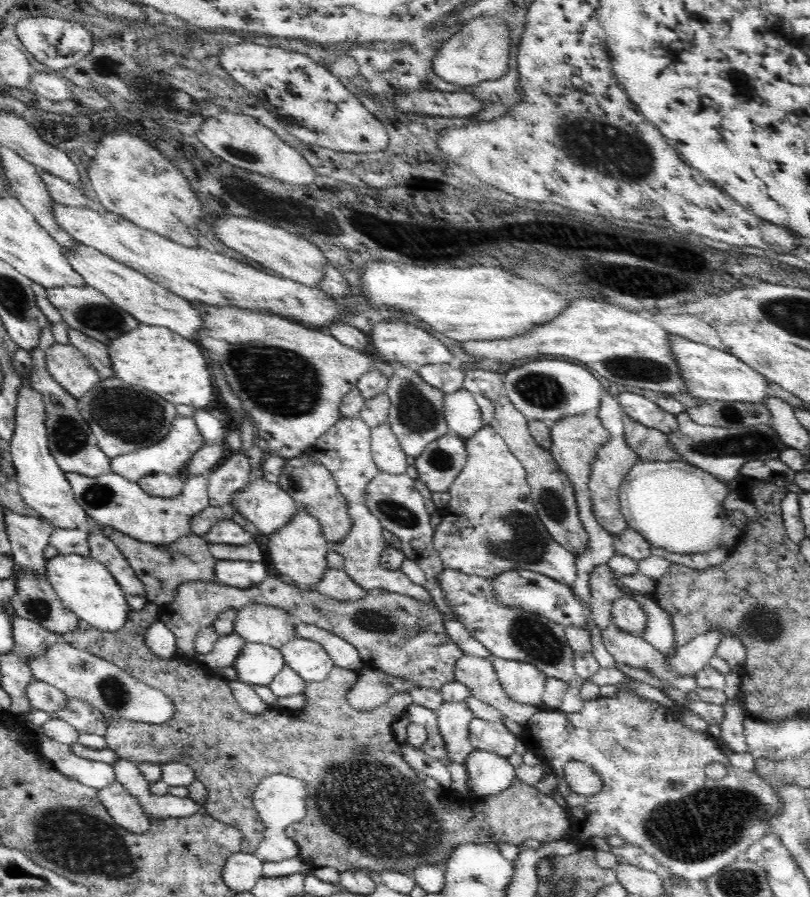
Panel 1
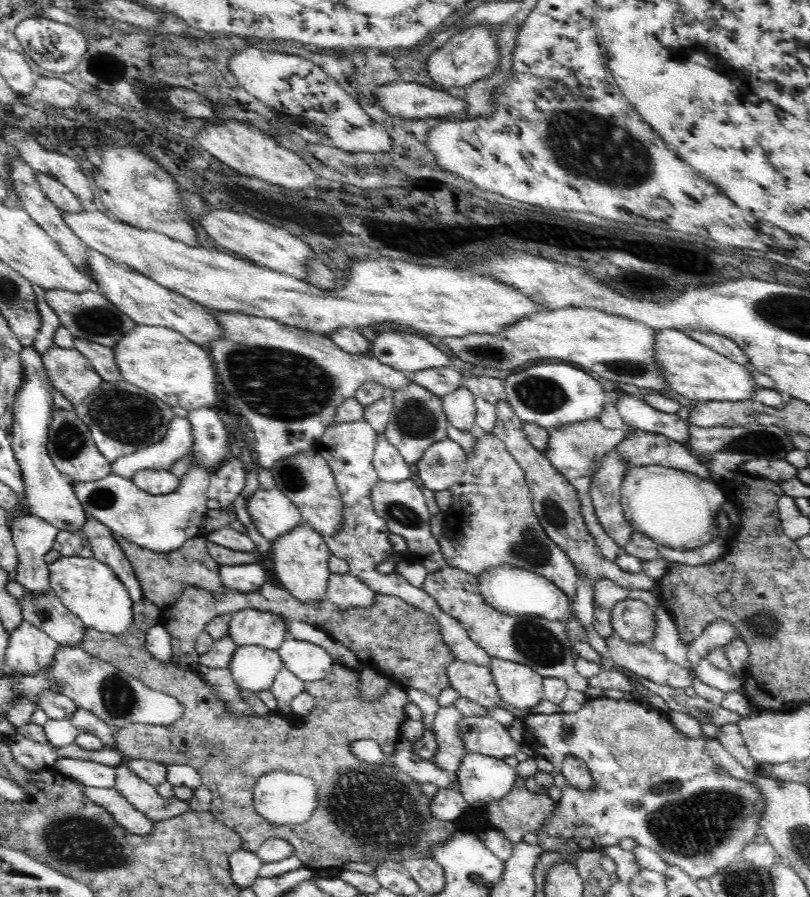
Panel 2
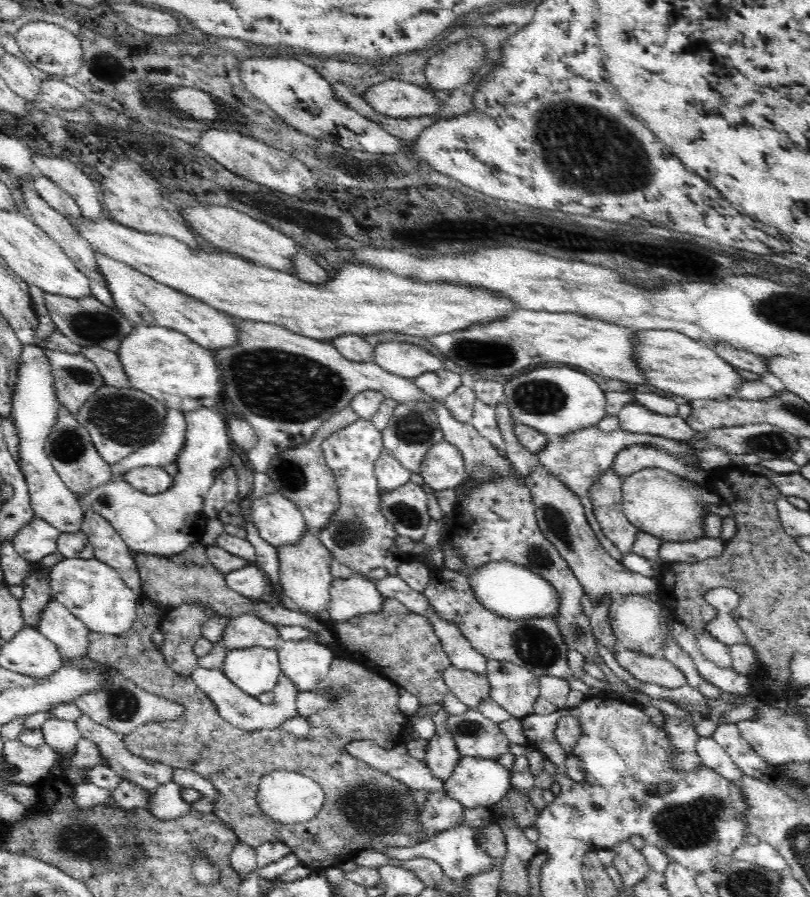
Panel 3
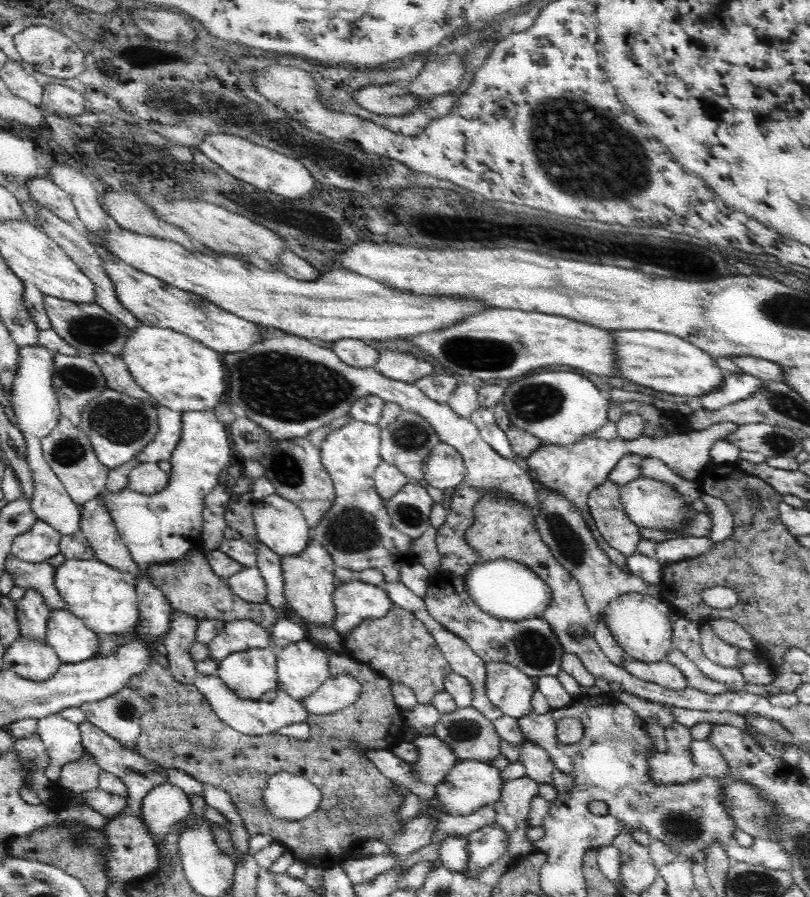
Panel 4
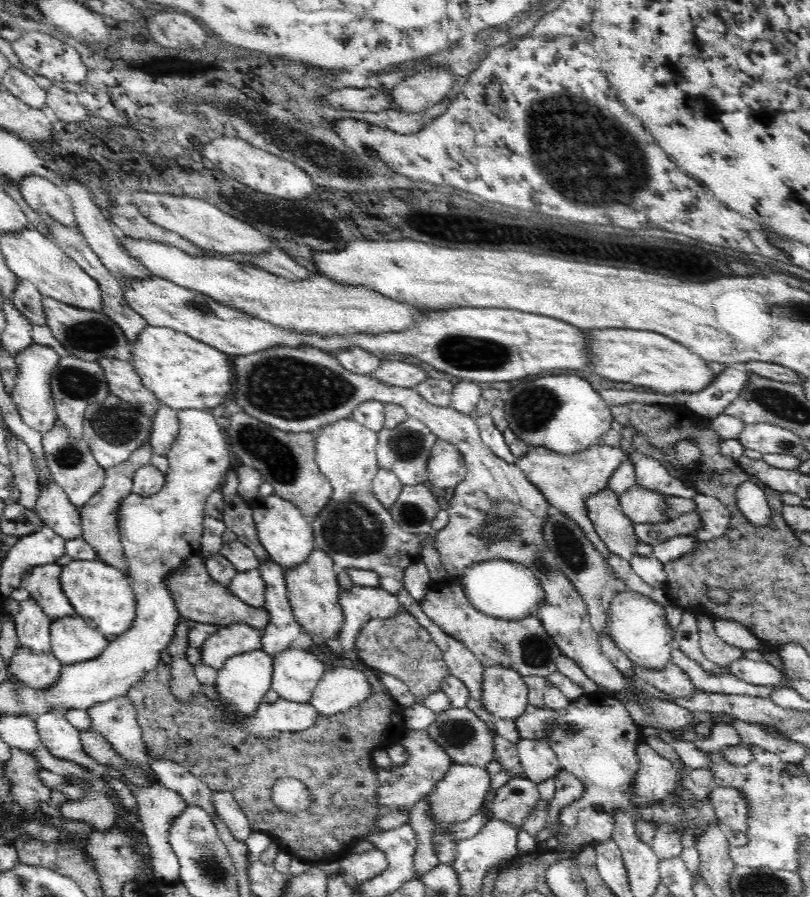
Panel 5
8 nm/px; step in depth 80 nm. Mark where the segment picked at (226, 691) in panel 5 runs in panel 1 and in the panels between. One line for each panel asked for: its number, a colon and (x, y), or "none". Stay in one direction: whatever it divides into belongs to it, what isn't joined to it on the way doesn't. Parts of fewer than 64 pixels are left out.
1: (259, 663)
2: (254, 667)
3: (255, 670)
4: (250, 673)

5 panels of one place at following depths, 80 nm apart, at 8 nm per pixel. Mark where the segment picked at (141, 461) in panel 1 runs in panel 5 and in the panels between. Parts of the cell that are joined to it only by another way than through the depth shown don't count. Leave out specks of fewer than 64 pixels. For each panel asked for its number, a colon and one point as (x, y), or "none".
2: (179, 441)
3: (171, 442)
4: (161, 449)
5: (165, 421)

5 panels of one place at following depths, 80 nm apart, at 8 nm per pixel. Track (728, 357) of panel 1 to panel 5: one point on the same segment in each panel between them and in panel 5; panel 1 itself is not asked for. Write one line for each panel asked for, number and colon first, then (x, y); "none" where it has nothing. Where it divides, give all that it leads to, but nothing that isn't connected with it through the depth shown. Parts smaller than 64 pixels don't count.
2: (694, 370)
3: (674, 362)
4: (660, 360)
5: (644, 358)

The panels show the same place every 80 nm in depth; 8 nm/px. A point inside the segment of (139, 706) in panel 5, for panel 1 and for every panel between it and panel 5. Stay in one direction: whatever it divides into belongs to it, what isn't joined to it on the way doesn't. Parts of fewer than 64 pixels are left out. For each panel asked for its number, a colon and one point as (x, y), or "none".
1: (366, 808)
2: (372, 813)
3: (364, 809)
4: (359, 802)

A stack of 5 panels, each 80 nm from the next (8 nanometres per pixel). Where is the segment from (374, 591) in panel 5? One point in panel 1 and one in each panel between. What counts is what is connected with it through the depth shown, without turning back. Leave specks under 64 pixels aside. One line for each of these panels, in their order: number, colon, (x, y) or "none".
1: (334, 582)
2: (345, 590)
3: (350, 596)
4: (355, 600)

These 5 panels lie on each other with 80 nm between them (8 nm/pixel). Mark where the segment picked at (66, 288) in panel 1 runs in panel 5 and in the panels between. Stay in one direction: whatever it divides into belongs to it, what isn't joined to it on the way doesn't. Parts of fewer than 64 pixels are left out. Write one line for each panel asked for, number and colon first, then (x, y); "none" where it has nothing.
2: (90, 315)
3: (86, 320)
4: (87, 326)
5: (88, 334)

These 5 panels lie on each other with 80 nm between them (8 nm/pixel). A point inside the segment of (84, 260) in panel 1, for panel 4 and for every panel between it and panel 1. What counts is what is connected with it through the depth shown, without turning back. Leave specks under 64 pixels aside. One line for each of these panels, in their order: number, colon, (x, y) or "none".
2: (147, 302)
3: (144, 301)
4: (153, 302)

